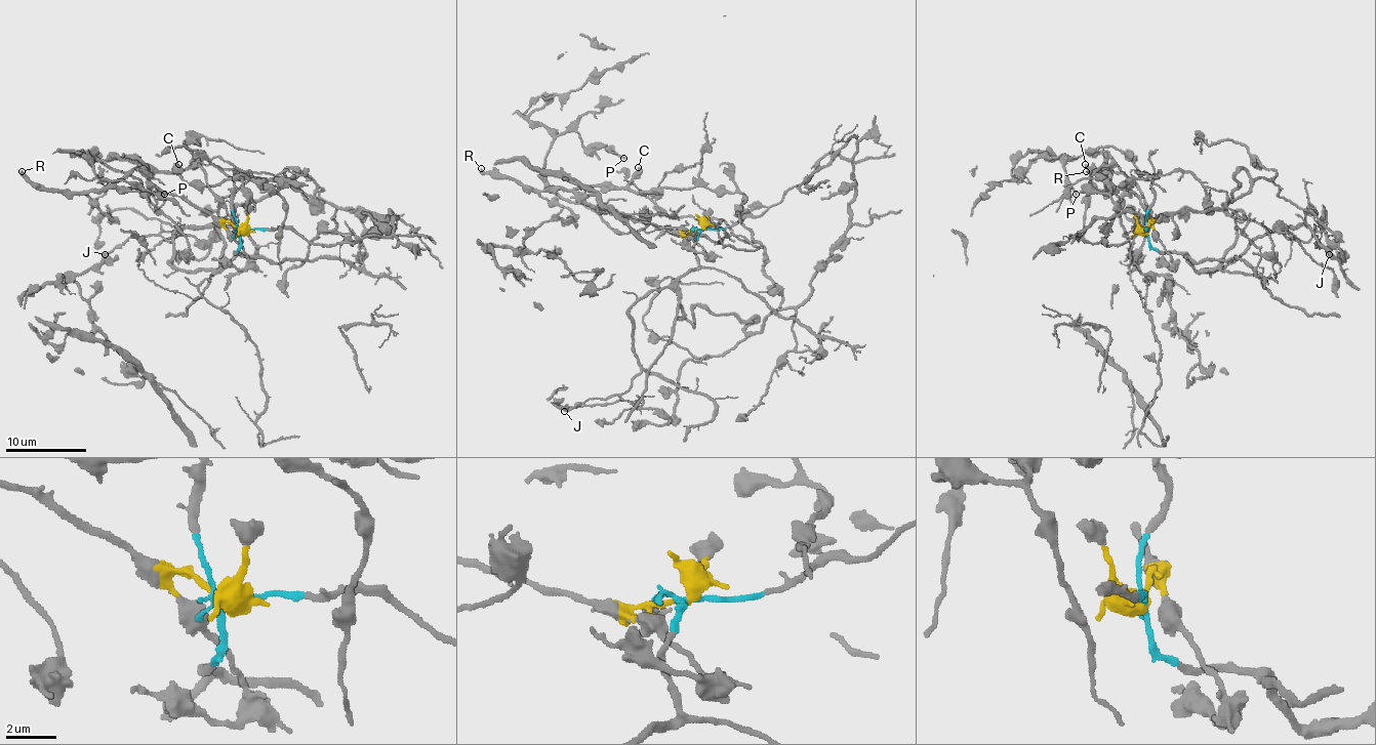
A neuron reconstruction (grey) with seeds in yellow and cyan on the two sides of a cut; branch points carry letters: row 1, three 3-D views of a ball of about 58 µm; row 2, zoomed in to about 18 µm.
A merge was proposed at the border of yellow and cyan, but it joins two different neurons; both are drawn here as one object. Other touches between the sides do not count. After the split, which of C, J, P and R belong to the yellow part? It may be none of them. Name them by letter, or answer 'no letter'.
C, P, R

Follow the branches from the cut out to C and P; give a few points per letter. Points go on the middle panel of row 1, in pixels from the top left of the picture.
C: (700, 231), (675, 231), (638, 218), (598, 212), (576, 190), (624, 185), (638, 168)
P: (700, 231), (675, 231), (604, 212), (602, 218), (568, 202), (545, 178), (545, 152), (568, 131), (624, 158)

